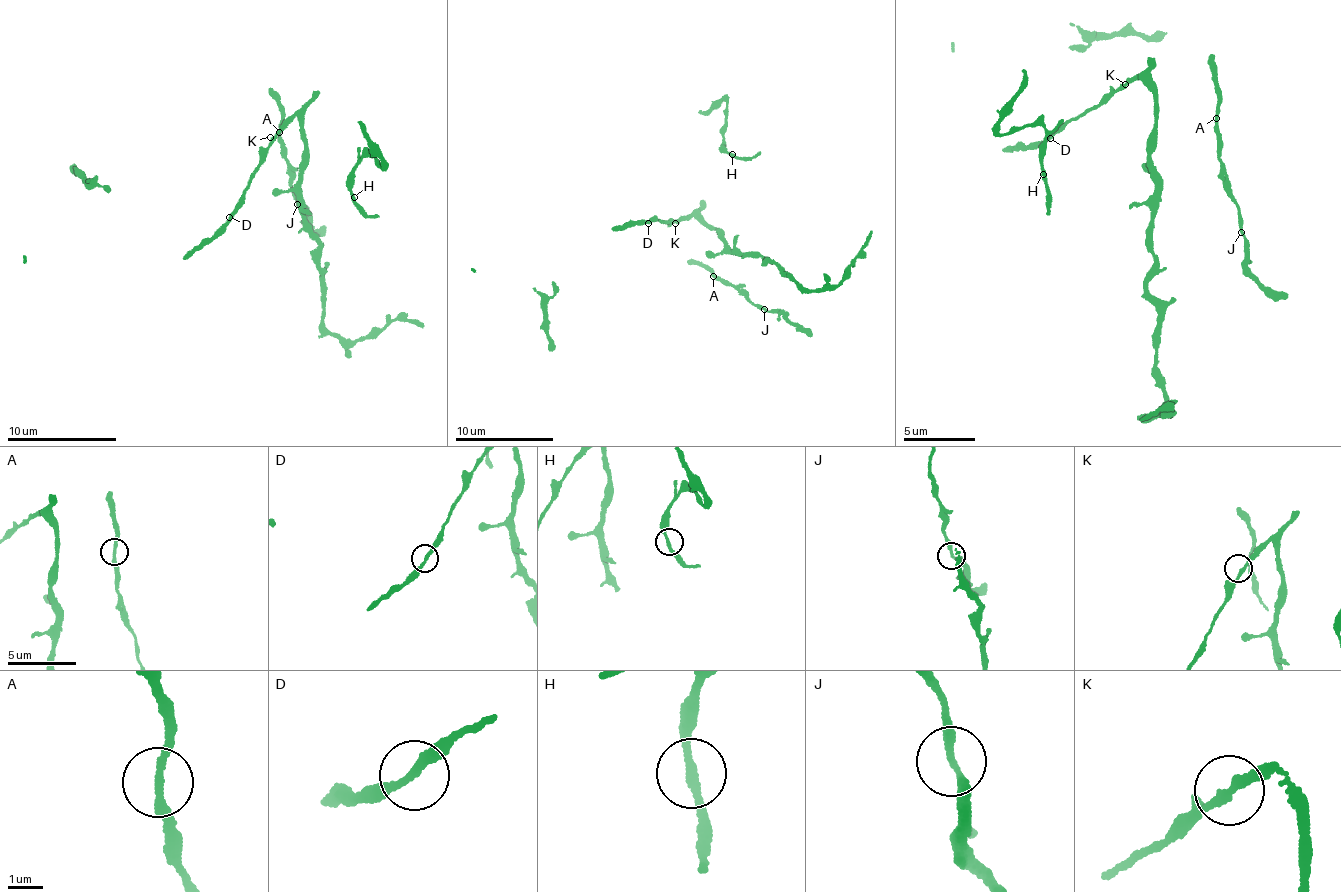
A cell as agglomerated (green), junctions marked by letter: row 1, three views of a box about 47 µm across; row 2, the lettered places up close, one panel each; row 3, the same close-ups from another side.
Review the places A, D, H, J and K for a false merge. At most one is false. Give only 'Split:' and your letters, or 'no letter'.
Split: no letter

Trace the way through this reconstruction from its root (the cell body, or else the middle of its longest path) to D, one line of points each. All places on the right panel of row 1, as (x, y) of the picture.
D: (1123, 89), (1050, 138)

